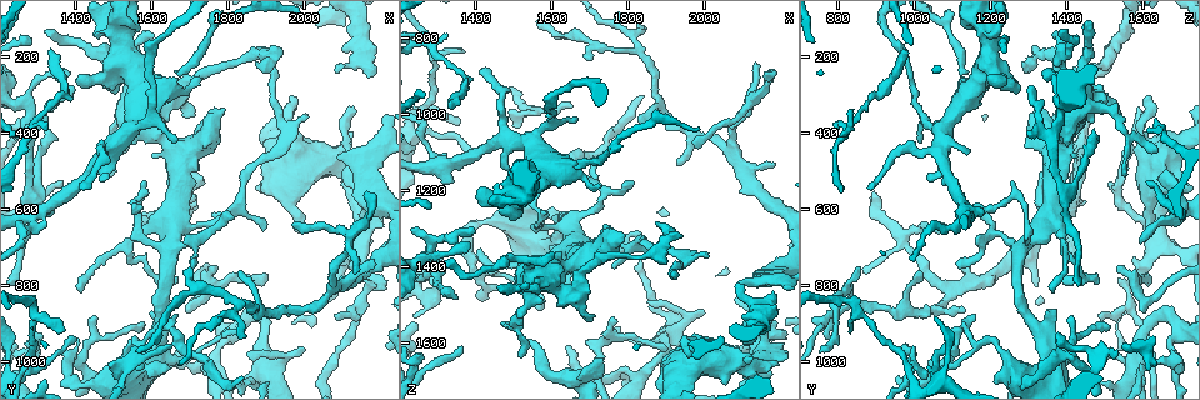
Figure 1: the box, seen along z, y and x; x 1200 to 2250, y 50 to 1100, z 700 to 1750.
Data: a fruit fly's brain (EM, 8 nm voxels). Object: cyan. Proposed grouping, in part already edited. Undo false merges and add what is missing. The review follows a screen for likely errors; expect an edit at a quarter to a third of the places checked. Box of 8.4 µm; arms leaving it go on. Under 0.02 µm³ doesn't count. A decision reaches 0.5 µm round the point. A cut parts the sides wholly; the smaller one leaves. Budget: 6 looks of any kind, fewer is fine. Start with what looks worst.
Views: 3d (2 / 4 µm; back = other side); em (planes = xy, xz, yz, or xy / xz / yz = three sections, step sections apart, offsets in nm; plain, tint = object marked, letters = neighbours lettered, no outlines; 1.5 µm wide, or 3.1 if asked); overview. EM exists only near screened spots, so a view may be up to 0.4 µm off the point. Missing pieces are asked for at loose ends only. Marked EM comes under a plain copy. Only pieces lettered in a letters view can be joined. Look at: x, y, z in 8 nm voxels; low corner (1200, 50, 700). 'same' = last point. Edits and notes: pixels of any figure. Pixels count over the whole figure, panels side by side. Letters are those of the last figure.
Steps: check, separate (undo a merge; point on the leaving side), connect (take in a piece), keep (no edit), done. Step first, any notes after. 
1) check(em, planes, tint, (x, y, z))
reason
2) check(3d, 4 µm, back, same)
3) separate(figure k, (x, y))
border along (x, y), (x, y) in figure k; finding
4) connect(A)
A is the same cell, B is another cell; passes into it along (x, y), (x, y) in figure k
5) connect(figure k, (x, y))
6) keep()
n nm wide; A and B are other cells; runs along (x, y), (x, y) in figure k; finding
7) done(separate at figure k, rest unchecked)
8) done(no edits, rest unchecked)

check(3d, 4 µm, (1790, 340, 1320))
free end

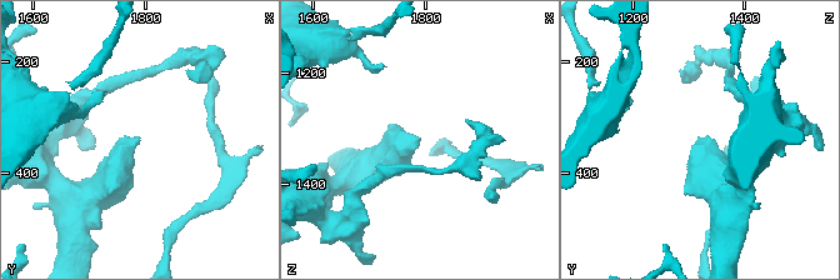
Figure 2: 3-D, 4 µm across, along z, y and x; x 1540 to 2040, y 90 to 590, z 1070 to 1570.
check(em, xz, step 4, tint, (1790, 340, 1325))

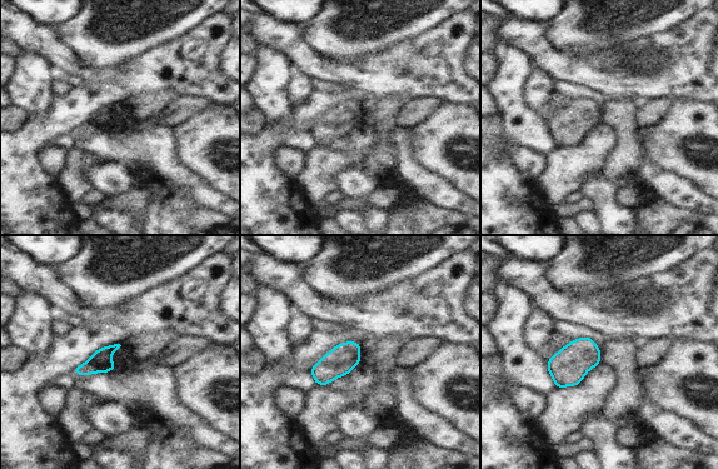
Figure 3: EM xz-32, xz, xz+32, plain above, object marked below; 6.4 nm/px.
check(em, xz, step 4, letters, same)

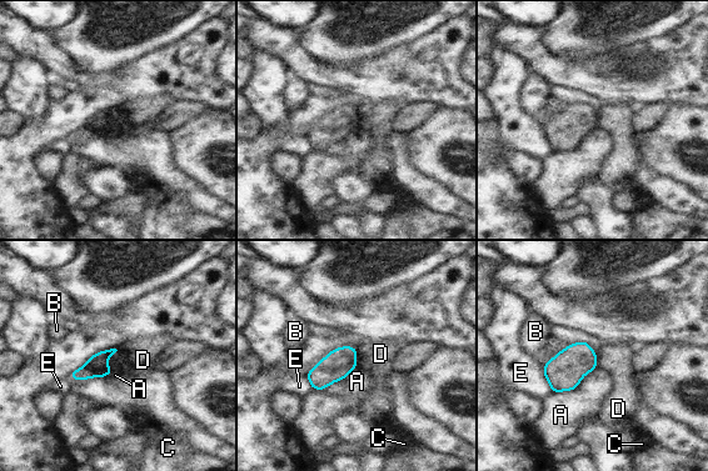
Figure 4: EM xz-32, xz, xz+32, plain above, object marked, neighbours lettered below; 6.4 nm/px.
keep()
A, B, C, D and E are other cells; border along (118, 350), (108, 360), (111, 370) in figure 4; none of them fits

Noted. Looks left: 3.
check(3d, 2 µm, (1765, 750, 1535))

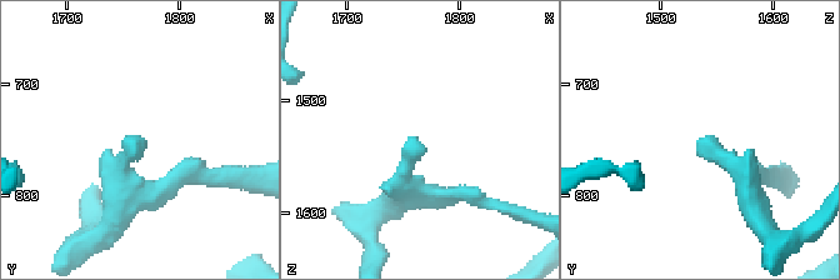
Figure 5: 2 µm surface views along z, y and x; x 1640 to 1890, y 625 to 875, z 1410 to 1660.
check(em, xz, step 4, letters, (1762, 754, 1532))
shape alone is not enough

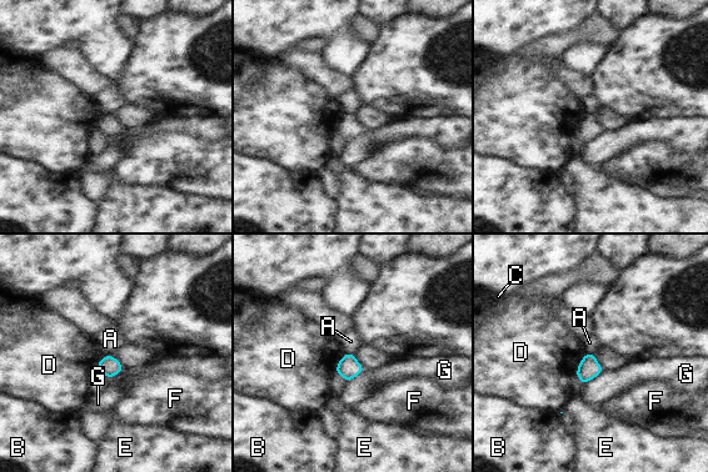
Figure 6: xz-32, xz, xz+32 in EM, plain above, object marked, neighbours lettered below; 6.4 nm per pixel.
keep()
120 nm wide; A, B, C, D, E, F and G are other cells; border along (586, 352), (594, 354) in figure 6; no lettered piece goes on from it

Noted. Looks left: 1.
done(no edits, rest unchecked)

